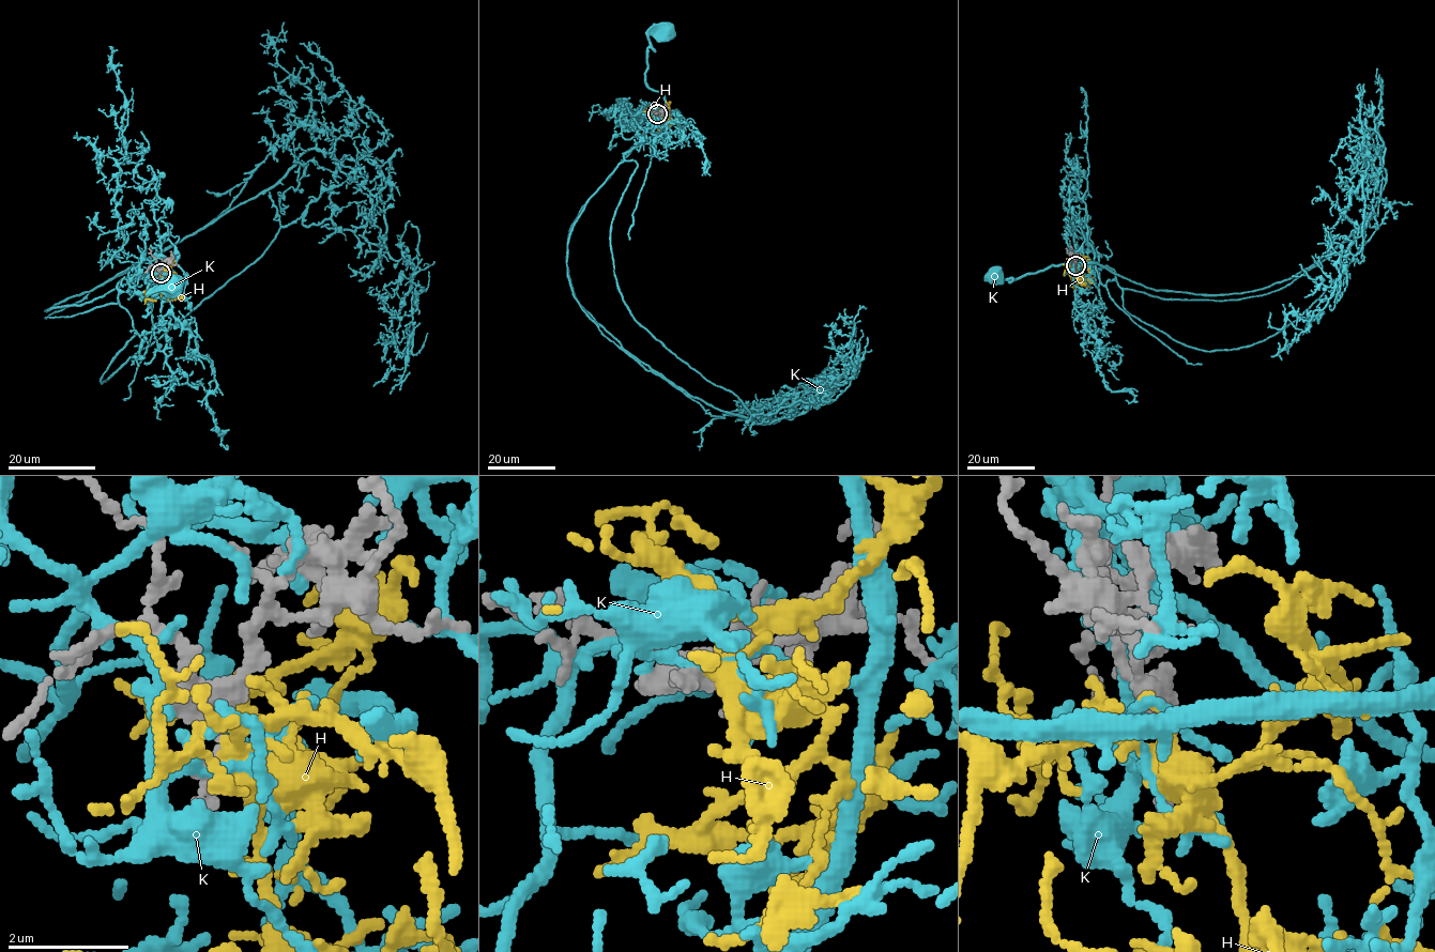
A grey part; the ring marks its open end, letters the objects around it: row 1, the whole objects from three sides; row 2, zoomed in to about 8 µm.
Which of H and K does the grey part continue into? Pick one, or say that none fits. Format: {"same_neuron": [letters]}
{"same_neuron": ["H"]}

